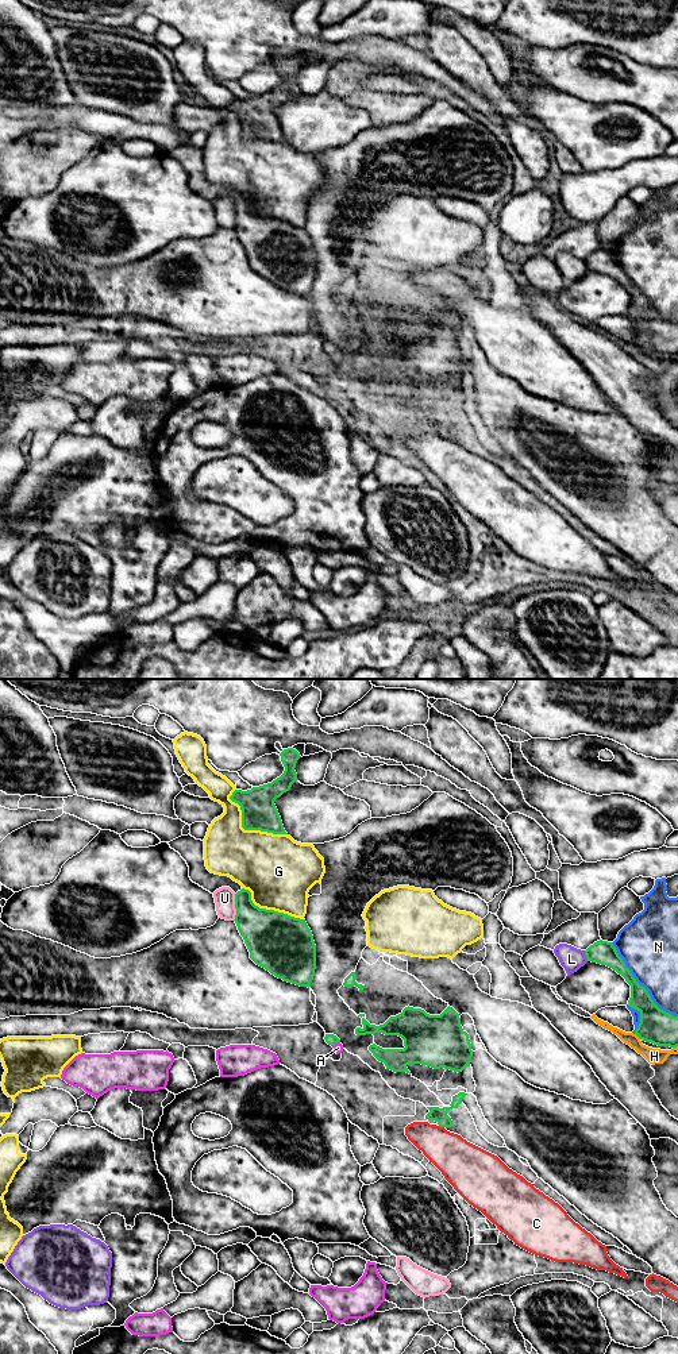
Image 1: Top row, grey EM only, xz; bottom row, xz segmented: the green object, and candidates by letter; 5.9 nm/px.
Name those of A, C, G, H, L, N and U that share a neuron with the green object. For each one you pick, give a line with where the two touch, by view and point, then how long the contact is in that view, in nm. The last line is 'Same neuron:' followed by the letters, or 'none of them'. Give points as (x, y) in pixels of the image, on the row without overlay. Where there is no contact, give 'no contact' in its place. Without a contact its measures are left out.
A: xz (335, 351) | 60 nm
Same neuron: A

